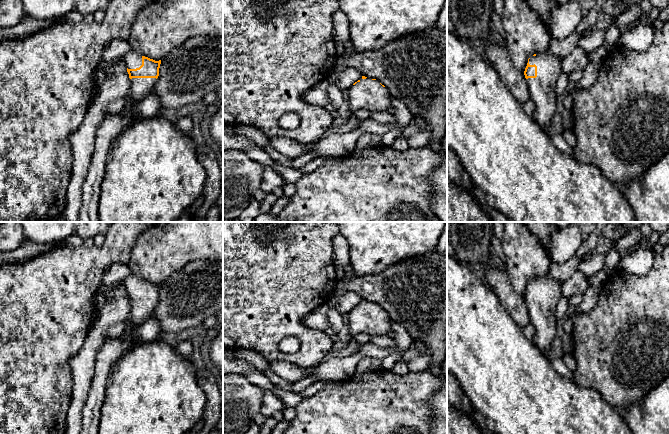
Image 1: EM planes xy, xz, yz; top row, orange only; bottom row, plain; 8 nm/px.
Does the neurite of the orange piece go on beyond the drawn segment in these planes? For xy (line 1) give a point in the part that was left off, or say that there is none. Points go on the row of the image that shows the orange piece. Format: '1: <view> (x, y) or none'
1: xy (114, 125)

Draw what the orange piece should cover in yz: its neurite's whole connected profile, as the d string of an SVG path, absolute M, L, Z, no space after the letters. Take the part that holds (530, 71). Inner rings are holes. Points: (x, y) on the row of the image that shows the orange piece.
M548 51L531 56L524 71L529 96L536 106L533 119L545 132L557 109L555 86L561 73L559 56Z

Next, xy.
M130 50L123 56L127 66L127 72L131 81L131 86L126 95L128 101L124 108L115 114L110 113L101 125L97 128L94 142L94 150L89 162L88 172L82 185L82 200L79 211L78 222L99 222L99 197L101 193L101 183L105 175L107 166L107 156L112 143L136 120L140 119L132 114L132 106L152 94L157 78L161 60L155 61Z

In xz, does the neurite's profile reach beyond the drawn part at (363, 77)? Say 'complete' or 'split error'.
split error

